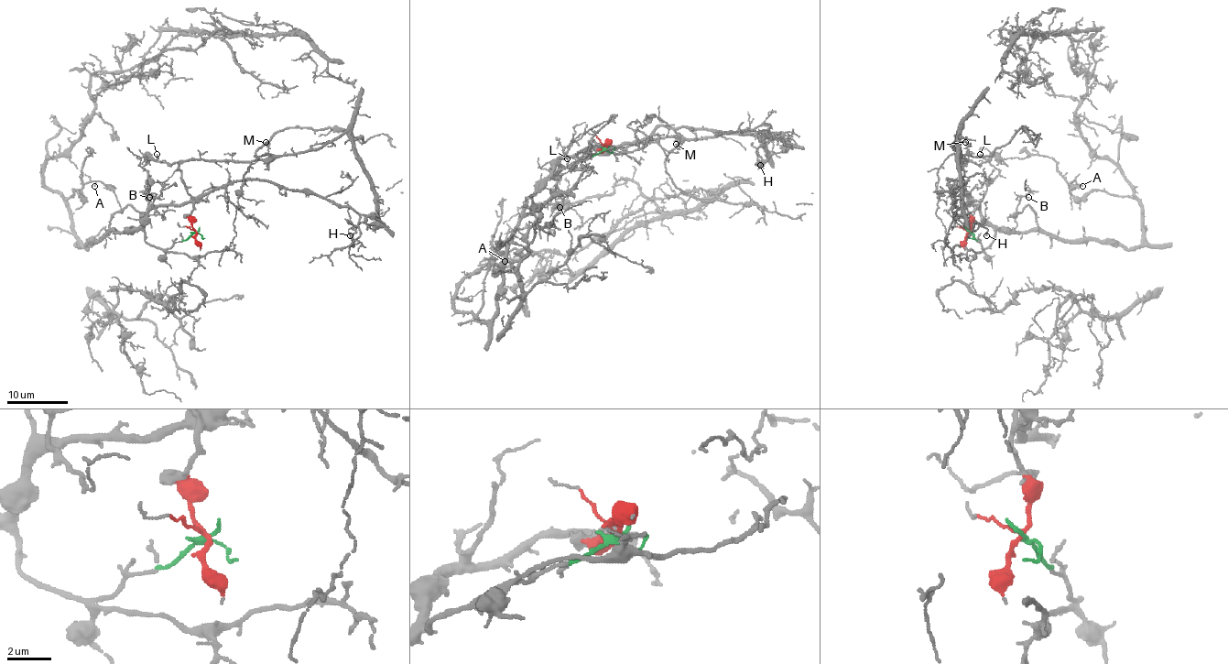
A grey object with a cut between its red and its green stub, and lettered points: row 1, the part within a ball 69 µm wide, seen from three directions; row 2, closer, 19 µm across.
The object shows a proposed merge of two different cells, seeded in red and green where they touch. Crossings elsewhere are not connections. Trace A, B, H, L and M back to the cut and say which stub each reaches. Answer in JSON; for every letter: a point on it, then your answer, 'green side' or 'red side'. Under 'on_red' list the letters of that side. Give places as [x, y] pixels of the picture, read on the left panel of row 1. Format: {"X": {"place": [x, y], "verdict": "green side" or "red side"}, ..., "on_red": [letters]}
{"A": {"place": [94, 186], "verdict": "green side"}, "B": {"place": [149, 197], "verdict": "green side"}, "H": {"place": [350, 235], "verdict": "red side"}, "L": {"place": [157, 154], "verdict": "red side"}, "M": {"place": [266, 142], "verdict": "red side"}, "on_red": ["H", "L", "M"]}

